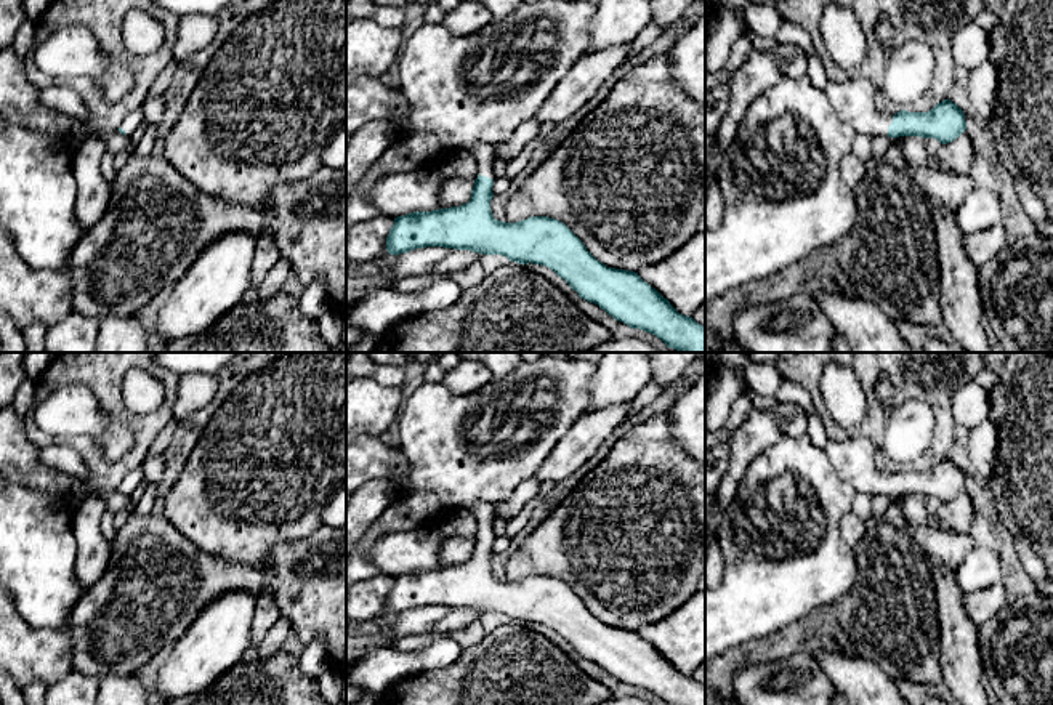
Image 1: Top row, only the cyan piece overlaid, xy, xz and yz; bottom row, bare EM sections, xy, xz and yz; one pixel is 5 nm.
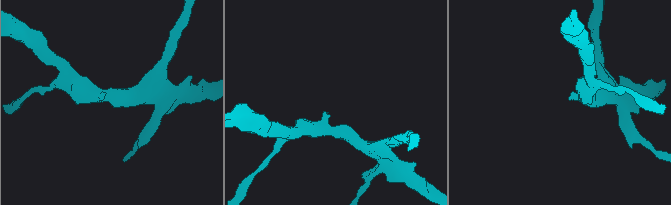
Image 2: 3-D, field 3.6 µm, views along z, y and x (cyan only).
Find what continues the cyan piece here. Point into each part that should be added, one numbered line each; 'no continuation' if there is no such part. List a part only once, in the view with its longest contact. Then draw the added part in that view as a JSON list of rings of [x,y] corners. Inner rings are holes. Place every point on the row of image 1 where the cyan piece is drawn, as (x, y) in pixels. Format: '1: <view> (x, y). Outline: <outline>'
1: yz (853, 98). Outline: [[[851,74],[840,82],[829,82],[824,91],[838,115],[857,135],[875,138],[888,133],[893,115],[885,115],[877,109],[875,90],[867,79]]]

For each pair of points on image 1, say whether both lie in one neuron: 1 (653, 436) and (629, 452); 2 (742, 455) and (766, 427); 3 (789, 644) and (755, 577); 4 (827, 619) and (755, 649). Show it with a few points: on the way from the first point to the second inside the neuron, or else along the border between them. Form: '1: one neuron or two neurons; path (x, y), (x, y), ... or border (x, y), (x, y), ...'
1: one neuron; path (646, 443), (635, 452)
2: one neuron; path (744, 449), (760, 433)
3: two neurons; border (813, 609), (773, 633), (746, 643)
4: one neuron; path (810, 635), (773, 646)

